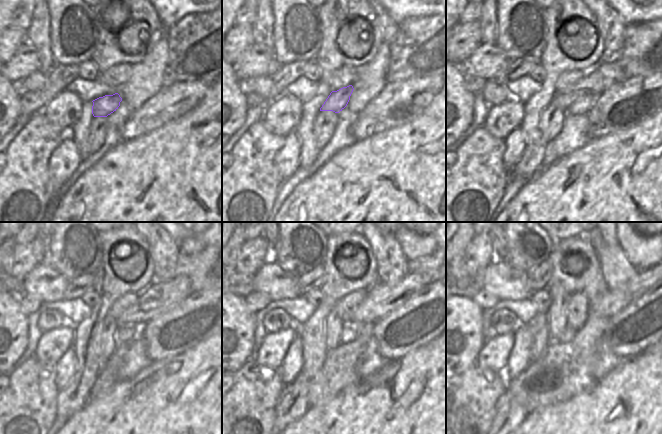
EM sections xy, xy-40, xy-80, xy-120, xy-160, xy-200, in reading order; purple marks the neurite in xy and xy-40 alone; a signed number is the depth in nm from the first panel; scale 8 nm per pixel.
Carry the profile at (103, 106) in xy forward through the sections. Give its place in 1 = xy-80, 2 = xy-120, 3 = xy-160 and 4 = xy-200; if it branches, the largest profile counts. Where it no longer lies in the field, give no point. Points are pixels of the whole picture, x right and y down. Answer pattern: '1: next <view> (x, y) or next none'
1: next xy-80 (608, 72)
2: next xy-120 (154, 300)
3: next xy-160 (380, 300)
4: next xy-200 (612, 301)

